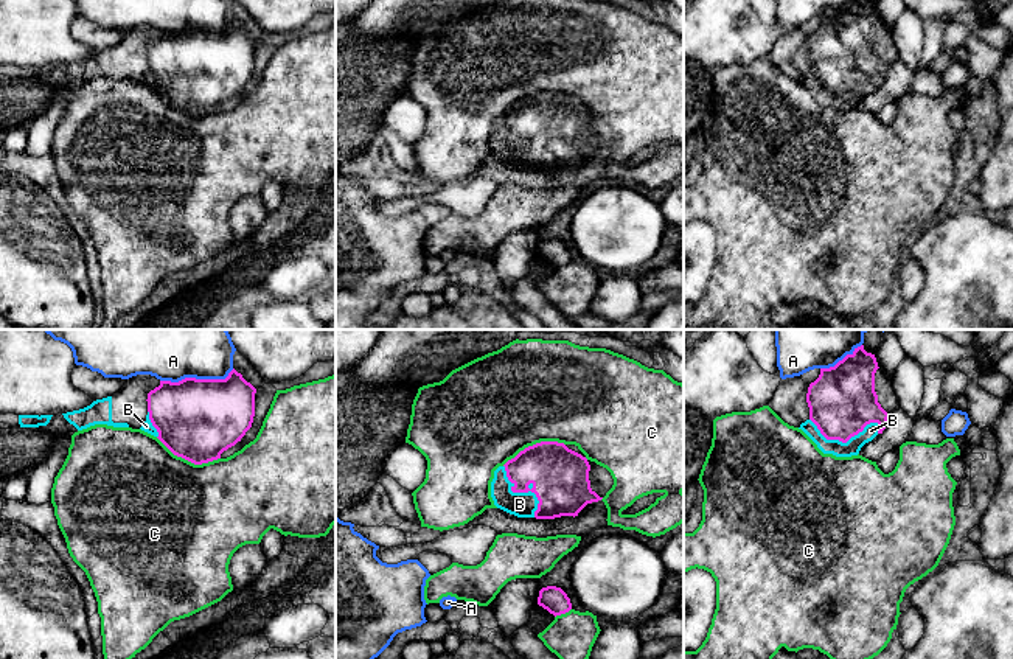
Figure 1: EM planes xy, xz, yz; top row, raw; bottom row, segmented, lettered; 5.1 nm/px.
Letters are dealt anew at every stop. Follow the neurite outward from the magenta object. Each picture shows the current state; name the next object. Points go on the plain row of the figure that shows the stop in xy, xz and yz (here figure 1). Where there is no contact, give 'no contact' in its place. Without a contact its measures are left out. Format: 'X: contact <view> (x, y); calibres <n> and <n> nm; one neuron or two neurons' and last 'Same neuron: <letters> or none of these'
A: contact xy (194, 30); calibres 420 and 180 nm; two neurons
B: contact xz (522, 143); calibres 300 and 130 nm; one neuron
C: contact xy (188, 112); calibres 420 and 500 nm; two neurons
Same neuron: B

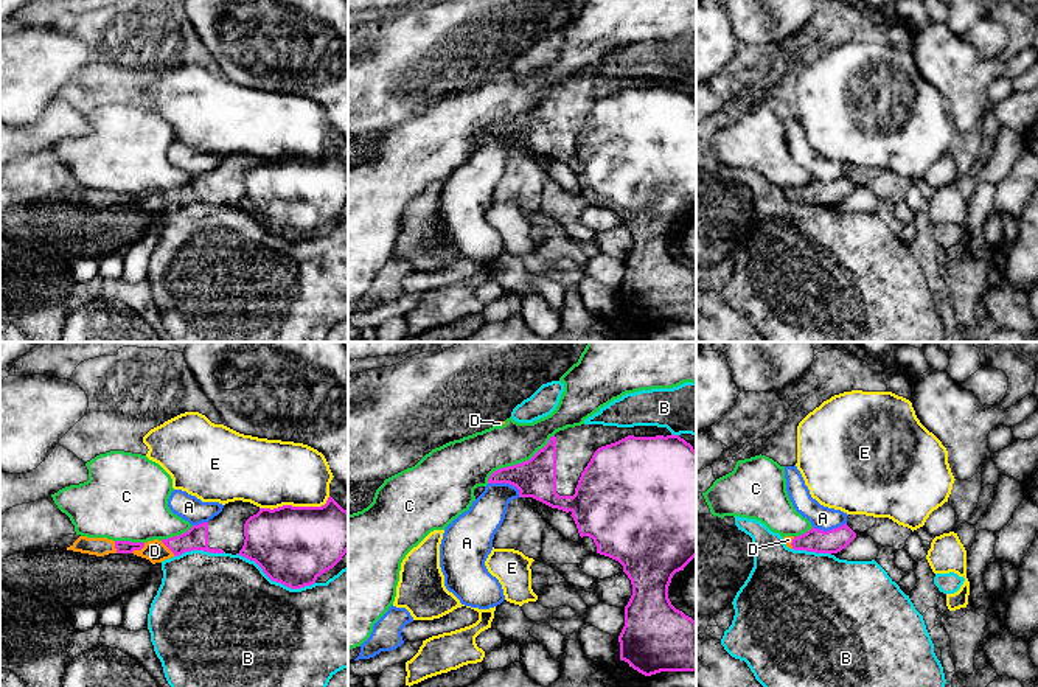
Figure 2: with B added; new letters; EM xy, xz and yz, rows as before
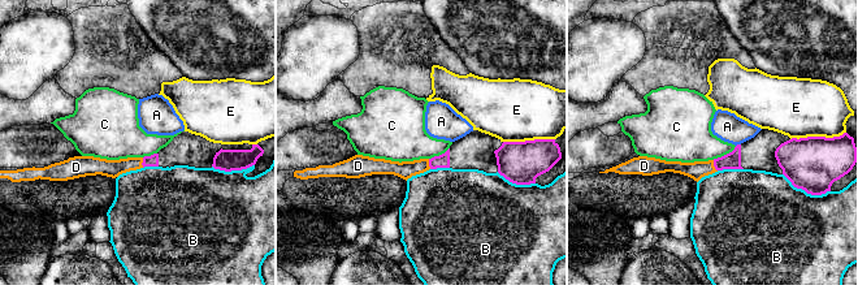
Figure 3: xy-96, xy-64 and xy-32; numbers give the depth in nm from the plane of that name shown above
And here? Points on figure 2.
A: contact xz (507, 134); calibres 200 and 190 nm; two neurons
B: contact xy (275, 232); calibres 400 and 480 nm; two neurons
C: contact xz (519, 115); calibres 200 and 240 nm; two neurons
D: contact xy (139, 201); calibres 60 and 110 nm; one neuron
E: contact xy (296, 159); calibres 400 and 360 nm; two neurons
Same neuron: D

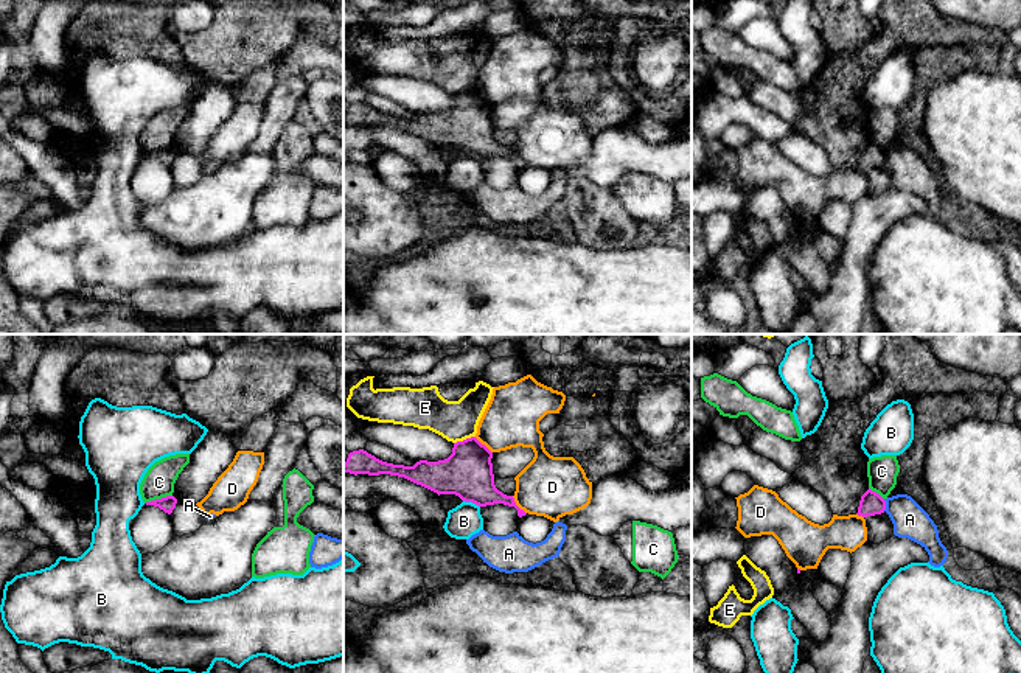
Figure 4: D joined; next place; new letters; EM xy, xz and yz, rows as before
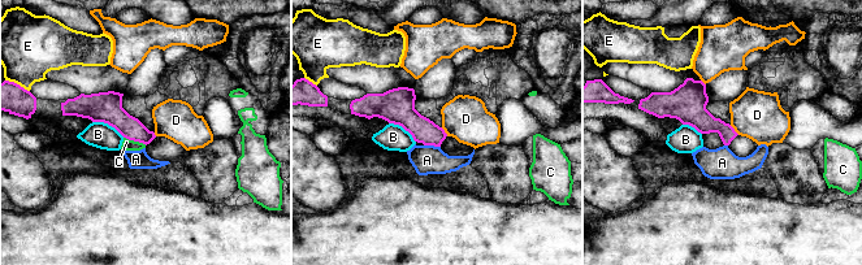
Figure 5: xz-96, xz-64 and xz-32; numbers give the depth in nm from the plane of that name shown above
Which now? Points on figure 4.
A: contact yz (885, 157); calibres 120 and 180 nm; two neurons
B: contact xz (471, 153); calibres 260 and 170 nm; two neurons
C: contact xy (157, 151); calibres 80 and 160 nm; two neurons
D: contact xz (516, 157); calibres 200 and 320 nm; two neurons
E: contact xz (463, 92); calibres 260 and 200 nm; two neurons
Same neuron: none of these

